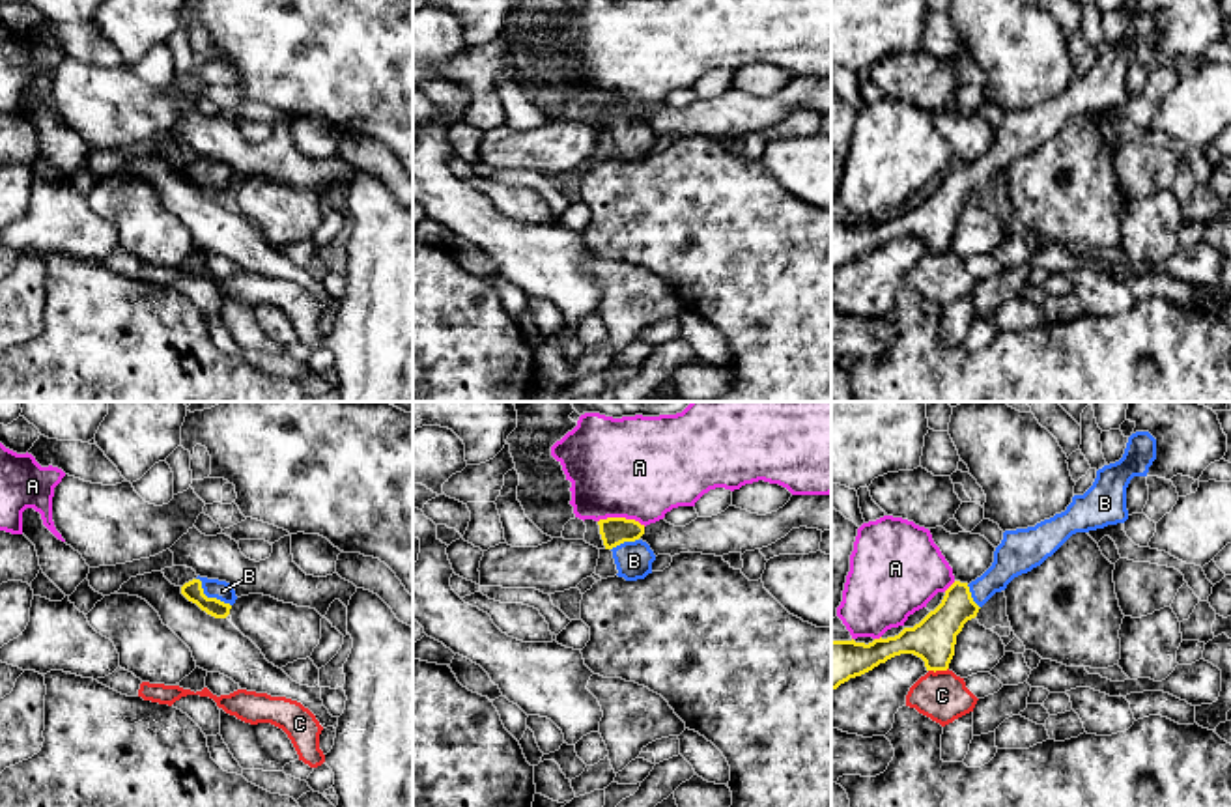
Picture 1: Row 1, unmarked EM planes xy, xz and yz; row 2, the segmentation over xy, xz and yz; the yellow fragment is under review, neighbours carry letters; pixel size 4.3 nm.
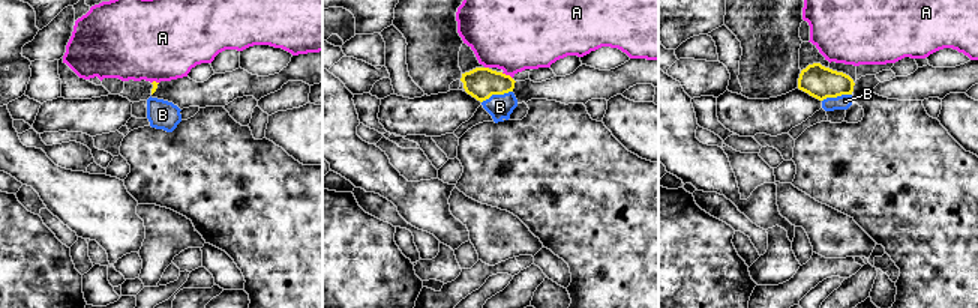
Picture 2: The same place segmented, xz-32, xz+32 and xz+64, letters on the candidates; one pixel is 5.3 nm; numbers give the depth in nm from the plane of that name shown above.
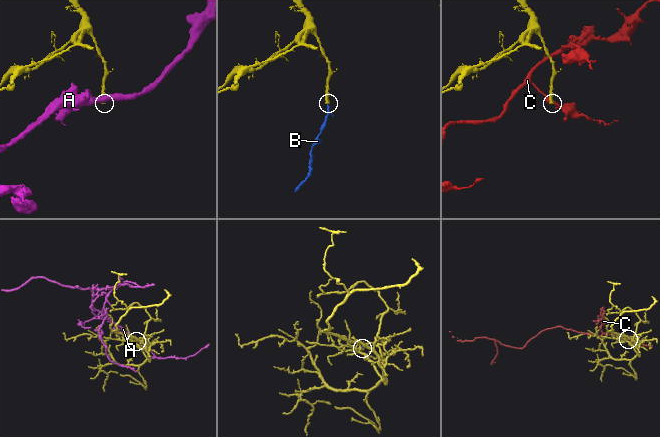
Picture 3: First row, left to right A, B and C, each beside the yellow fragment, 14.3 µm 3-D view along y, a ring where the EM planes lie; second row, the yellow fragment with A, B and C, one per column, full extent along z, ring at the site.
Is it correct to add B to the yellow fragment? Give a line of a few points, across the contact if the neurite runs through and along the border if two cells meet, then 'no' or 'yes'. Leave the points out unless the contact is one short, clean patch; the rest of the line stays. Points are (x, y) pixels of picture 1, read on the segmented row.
line xy (193, 591), (202, 591), (210, 598), (223, 591); yes

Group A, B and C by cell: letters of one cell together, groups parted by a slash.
A / B / C

